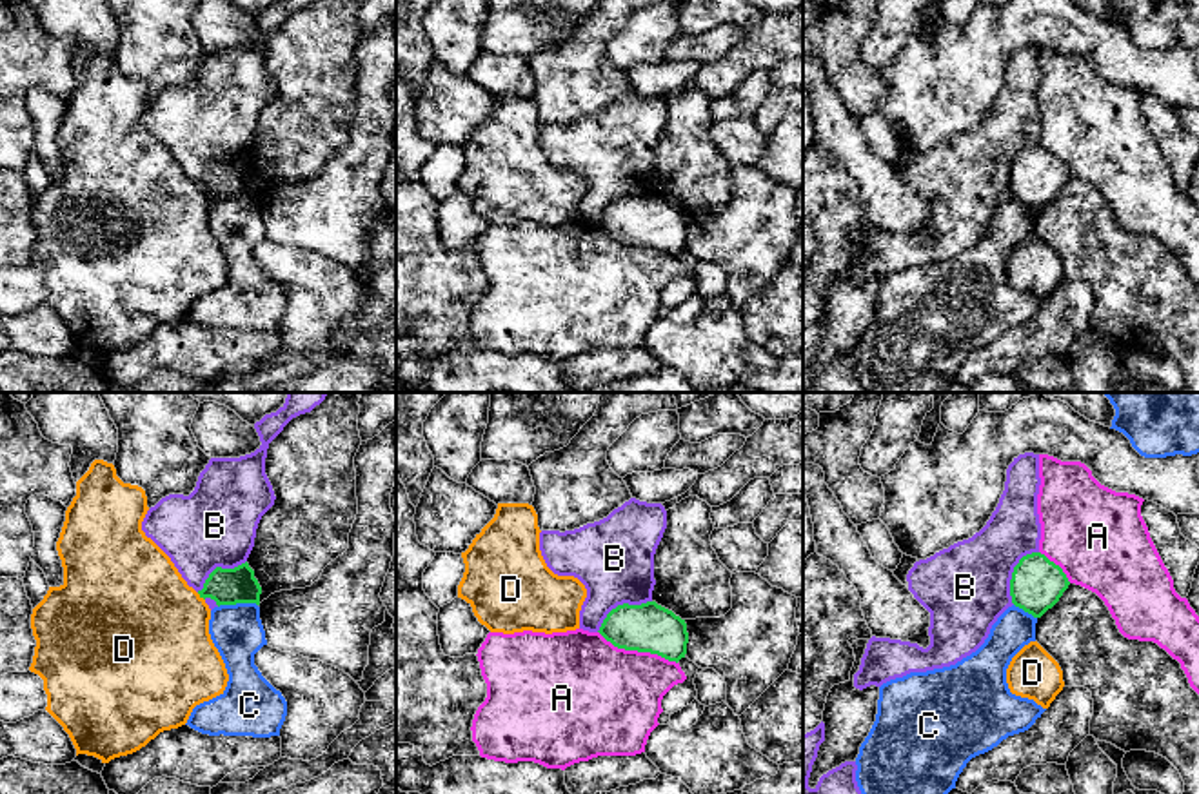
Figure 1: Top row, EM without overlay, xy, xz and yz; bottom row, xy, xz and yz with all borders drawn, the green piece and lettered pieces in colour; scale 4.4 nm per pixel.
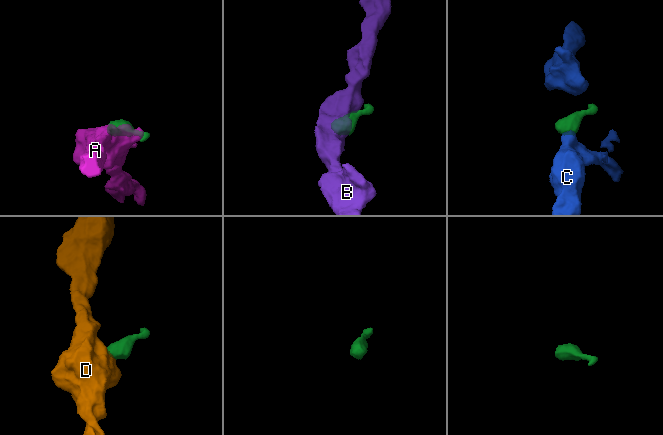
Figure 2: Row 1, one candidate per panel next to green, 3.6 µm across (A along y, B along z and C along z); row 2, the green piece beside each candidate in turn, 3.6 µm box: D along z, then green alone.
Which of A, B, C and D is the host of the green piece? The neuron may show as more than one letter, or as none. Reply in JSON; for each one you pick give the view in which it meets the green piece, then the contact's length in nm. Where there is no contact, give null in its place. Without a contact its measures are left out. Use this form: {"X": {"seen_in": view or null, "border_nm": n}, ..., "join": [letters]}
{"C": {"seen_in": "xy", "border_nm": 180}, "join": ["C"]}

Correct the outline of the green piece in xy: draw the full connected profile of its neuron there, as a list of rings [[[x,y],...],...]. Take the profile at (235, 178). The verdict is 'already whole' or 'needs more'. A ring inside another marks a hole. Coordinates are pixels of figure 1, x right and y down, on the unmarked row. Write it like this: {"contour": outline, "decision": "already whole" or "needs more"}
{"contour": [[[247,154],[234,162],[216,160],[198,187],[216,194],[209,227],[229,274],[220,289],[196,298],[185,318],[209,329],[280,329],[287,294],[254,258],[254,247],[267,238],[254,164]]], "decision": "needs more"}

